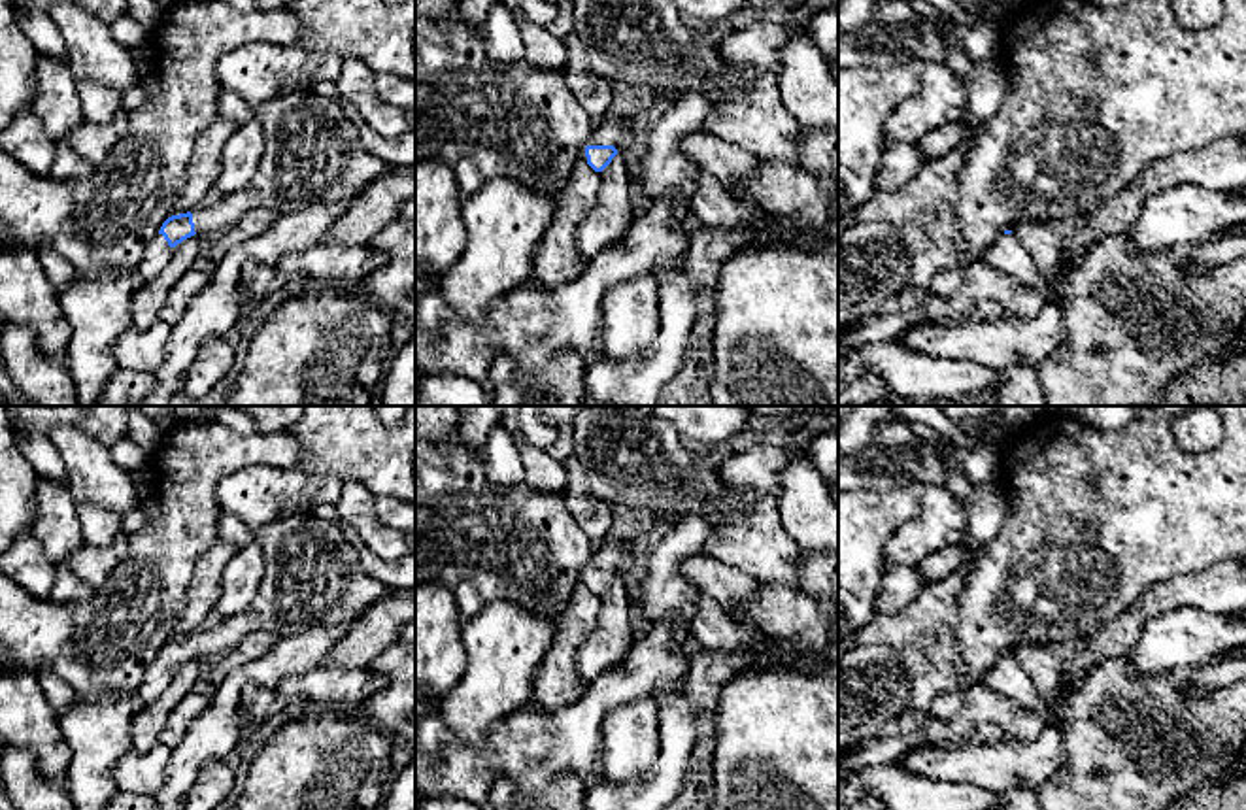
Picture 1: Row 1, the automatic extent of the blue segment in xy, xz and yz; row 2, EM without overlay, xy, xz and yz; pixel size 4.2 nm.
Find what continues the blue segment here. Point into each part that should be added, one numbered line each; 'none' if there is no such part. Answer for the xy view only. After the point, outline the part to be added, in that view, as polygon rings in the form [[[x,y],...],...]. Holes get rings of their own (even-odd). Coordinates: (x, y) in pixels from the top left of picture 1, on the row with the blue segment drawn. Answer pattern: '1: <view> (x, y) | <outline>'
1: xy (314, 153) | [[[312,91],[279,94],[253,108],[264,132],[264,153],[251,181],[215,204],[191,210],[194,232],[210,242],[251,210],[266,208],[276,213],[310,206],[338,204],[357,196],[389,166],[366,151],[355,115],[344,100],[319,96]]]
2: xy (157, 253) | [[[157,234],[149,242],[145,255],[142,259],[142,264],[136,272],[138,285],[145,285],[153,281],[162,272],[162,268],[168,264],[170,257],[172,257],[172,249],[168,242],[164,240],[162,234]]]

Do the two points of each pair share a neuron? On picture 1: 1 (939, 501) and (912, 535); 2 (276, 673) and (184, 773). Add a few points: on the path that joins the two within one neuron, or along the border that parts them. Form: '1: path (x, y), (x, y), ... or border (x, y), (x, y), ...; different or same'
1: path (939, 510), (922, 527); same
2: path (244, 676), (227, 693), (221, 724), (204, 741); same

